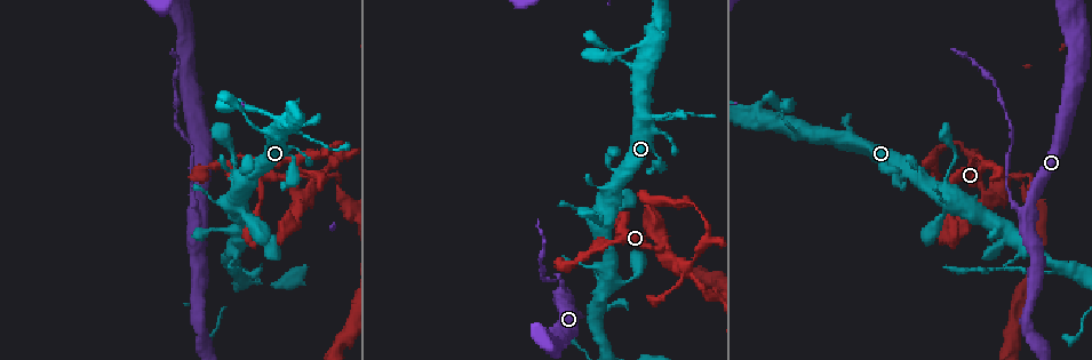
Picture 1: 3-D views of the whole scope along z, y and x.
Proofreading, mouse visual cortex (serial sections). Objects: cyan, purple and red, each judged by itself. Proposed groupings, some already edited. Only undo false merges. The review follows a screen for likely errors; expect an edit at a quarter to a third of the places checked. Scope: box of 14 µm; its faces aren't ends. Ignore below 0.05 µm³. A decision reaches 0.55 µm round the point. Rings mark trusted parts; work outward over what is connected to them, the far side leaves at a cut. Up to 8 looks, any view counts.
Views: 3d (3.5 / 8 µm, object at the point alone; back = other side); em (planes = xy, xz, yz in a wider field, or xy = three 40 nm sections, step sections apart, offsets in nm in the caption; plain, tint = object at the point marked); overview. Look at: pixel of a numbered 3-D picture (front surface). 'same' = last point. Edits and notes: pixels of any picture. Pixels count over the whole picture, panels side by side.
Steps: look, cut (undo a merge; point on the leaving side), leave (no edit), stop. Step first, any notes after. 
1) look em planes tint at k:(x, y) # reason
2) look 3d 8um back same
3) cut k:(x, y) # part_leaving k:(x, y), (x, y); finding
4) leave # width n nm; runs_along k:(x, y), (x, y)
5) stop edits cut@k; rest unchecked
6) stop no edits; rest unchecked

look 3d 3.5um at 1:(597, 324) # thin arm on a thick one

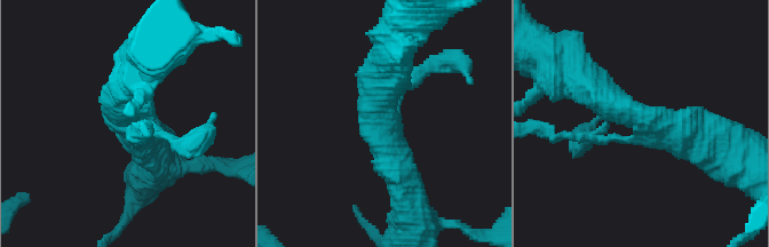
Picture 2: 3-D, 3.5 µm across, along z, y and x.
look em xy step 3 tint at 2:(130, 122) # arms 3; arm_widths 150, 450, 500 nm

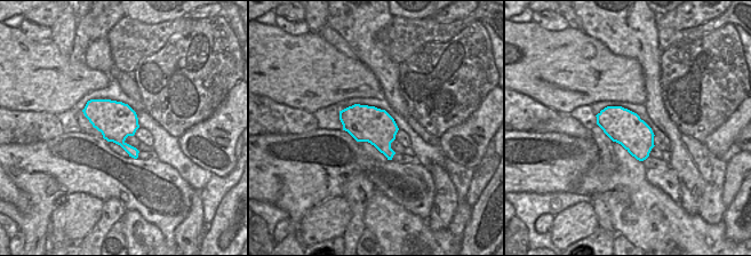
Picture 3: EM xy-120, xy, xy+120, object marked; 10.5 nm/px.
look em planes tint same

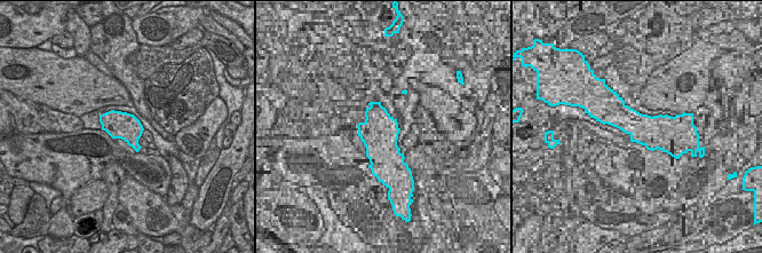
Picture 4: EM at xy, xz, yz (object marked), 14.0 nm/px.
cut 2:(565, 135) # part_leaving 2:(611, 136), (553, 136), (544, 129); two cells meet here

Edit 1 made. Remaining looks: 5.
look 3d 3.5um at 1:(1000, 185) # four or more arms meet

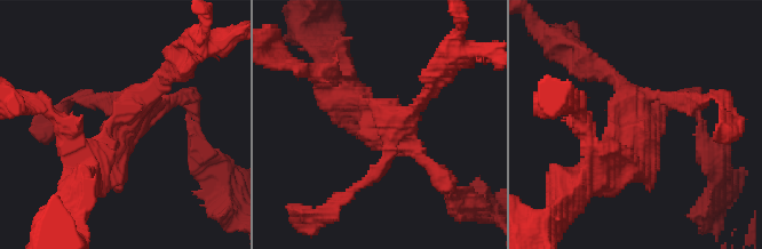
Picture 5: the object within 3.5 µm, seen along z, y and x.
look em xy step 2 tint at 5:(386, 131) # arms 4; arm_widths 200, 200, 200, 450 nm; shape alone is not enough

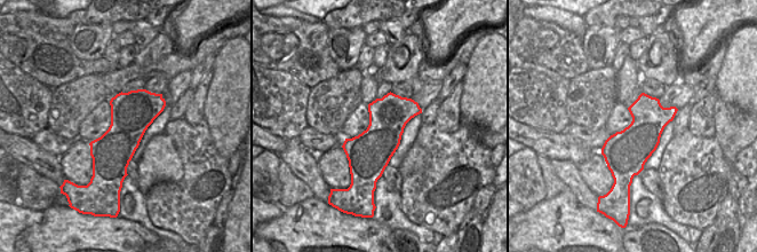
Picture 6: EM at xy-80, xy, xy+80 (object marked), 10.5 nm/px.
leave # all the same cell

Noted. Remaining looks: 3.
look 3d 3.5um at 1:(230, 165) # abrupt turn

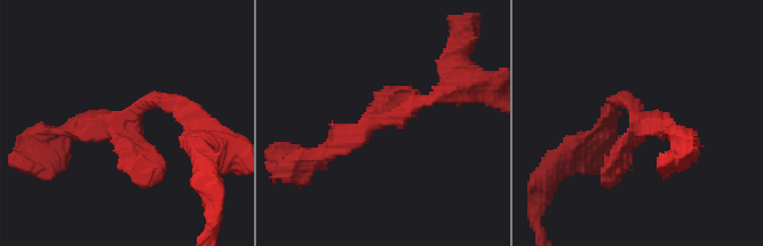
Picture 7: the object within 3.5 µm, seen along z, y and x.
look em xy step 2 tint at 7:(379, 123) # arms 3; arm_widths 150, 200, 250 nm; shape alone is not enough

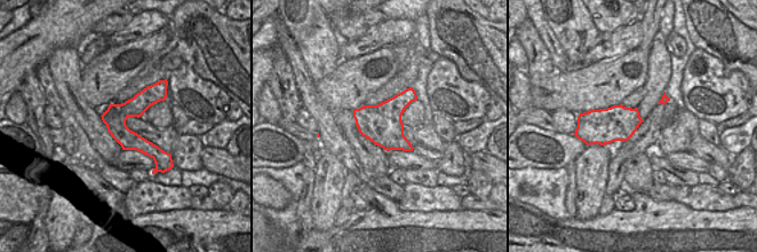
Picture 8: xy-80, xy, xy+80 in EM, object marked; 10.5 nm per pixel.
look em xy step 3 tint same

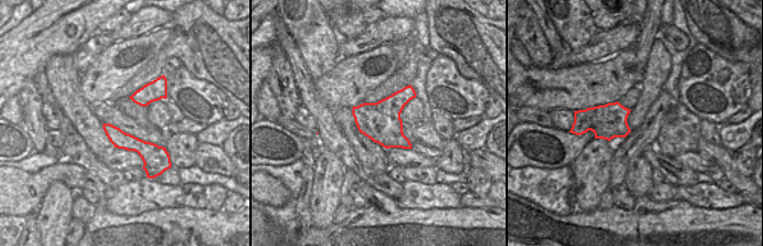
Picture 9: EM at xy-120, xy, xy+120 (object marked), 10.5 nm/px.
leave # runs_along 9:(105, 126), (120, 140), (161, 150); one cell here

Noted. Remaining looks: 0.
stop edits cut@2; rest unchecked

